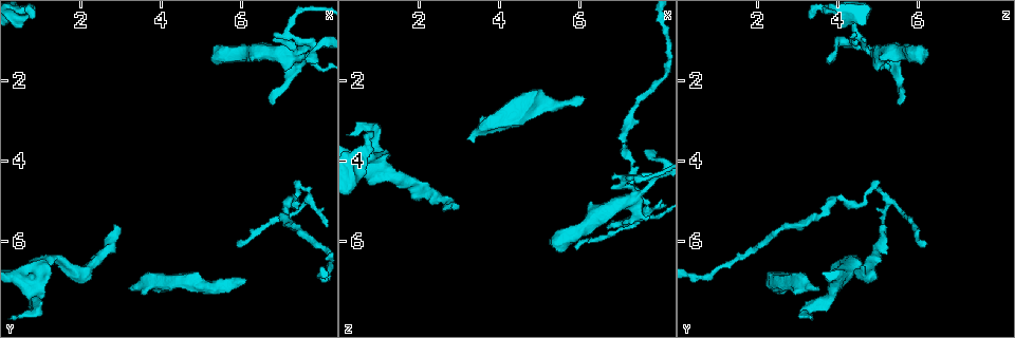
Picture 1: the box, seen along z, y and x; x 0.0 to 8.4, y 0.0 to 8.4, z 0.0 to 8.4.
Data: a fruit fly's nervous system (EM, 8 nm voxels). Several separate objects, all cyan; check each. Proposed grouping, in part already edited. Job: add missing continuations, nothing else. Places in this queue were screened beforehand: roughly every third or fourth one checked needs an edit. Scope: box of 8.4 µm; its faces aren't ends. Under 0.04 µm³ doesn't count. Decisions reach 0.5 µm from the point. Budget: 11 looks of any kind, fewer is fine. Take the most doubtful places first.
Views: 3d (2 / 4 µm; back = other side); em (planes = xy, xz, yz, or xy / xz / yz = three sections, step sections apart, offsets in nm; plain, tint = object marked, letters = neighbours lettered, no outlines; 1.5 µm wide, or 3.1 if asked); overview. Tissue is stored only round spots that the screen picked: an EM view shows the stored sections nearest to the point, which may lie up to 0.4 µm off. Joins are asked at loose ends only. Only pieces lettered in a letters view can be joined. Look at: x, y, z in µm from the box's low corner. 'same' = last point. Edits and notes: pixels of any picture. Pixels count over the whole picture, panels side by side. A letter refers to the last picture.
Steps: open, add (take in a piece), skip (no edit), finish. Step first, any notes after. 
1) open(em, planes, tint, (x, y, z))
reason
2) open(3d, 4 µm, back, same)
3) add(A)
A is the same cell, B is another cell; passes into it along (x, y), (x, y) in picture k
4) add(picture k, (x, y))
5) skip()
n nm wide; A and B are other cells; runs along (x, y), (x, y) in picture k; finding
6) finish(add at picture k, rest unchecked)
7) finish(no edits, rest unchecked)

open(3d, 2 µm, (3.30, 7.25, 3.55))
stops while still wide

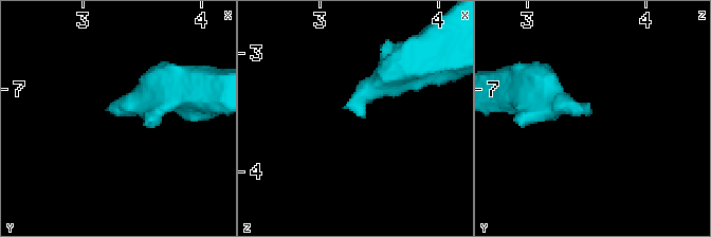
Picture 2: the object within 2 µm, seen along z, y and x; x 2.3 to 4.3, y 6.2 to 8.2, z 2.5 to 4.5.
open(em, 3.1 µm, planes, letters, (3.32, 7.22, 3.54))

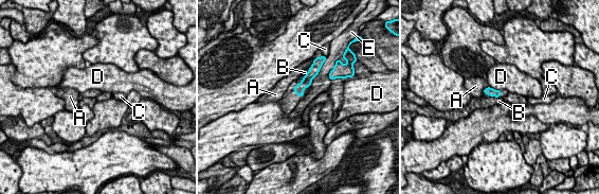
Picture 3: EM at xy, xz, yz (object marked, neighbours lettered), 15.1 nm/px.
skip()
E touches over 340 nm; A, B, C, D and E are other cells; border along (490, 95), (498, 98) in picture 3; no lettered piece goes on from it

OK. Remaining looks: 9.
open(3d, 2 µm, (6.15, 6.90, 2.50))
branch stops here

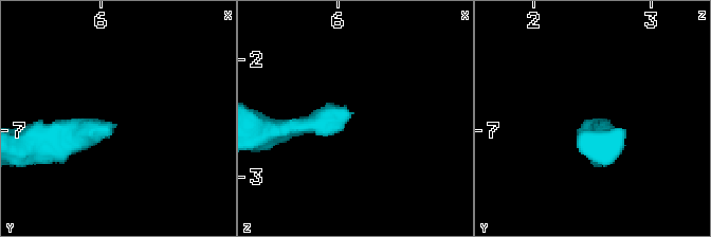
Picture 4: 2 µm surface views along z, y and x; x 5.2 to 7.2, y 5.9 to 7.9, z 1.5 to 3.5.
open(em, planes, letters, (6.12, 6.96, 2.46))
shape alone is not enough

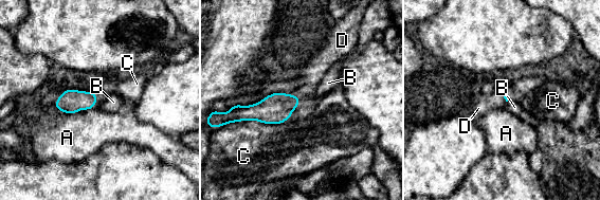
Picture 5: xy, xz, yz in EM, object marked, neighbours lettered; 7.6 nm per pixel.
add(D)
C touches over 380 nm; D is the same cell, A, B and C are other cells; passes into it along (71, 101), (95, 100), (100, 98) in picture 5; it goes on there

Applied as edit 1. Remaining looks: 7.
open(overview)
see it whole again

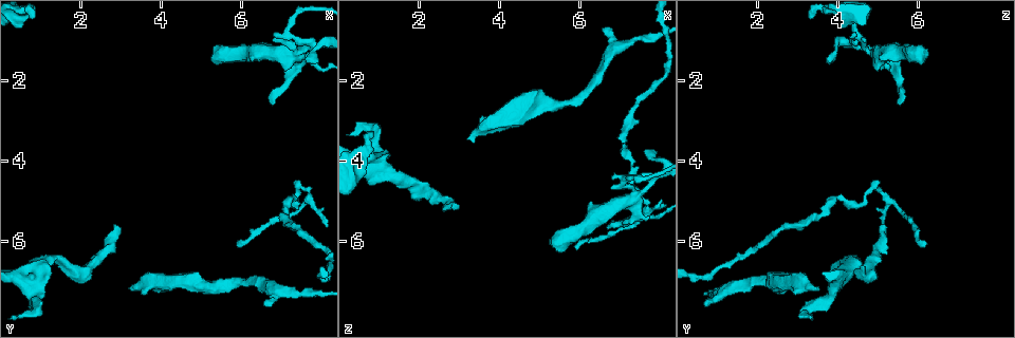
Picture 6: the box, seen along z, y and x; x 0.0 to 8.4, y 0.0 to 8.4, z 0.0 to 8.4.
open(em, yz, step 8, letters, (6.55, 7.50, 0.65))
free end

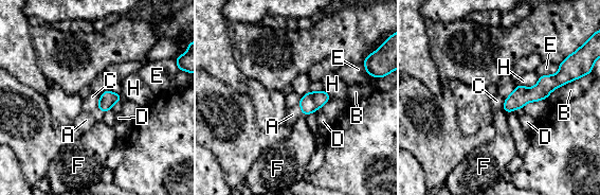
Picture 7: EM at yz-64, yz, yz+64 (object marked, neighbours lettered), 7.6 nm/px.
add(A)
120 nm wide; B touches over 220 nm; A is the same cell, B, C, D, E, F and H are other cells; the neuron continues

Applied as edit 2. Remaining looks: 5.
open(em, planes, letters, (5.95, 6.05, 6.20))
tapers out

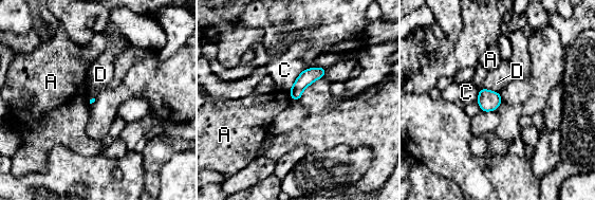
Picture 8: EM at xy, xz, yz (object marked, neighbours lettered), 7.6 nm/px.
skip()
A, C and D are other cells; border along (482, 87), (499, 93) in picture 8; none of them fits

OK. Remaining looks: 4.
finish(add at picture 5, add at picture 7, rest unchecked)

